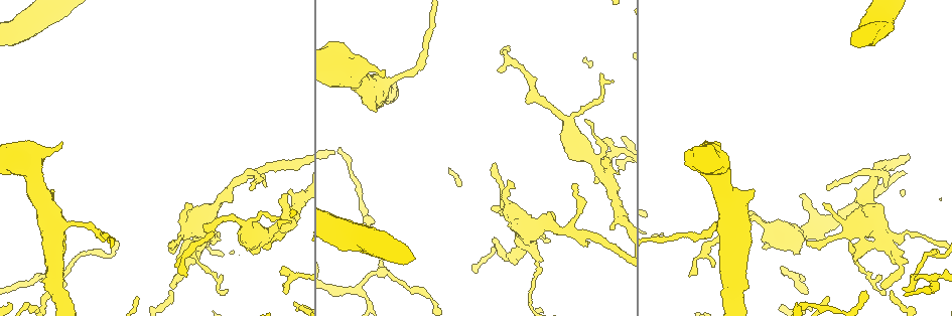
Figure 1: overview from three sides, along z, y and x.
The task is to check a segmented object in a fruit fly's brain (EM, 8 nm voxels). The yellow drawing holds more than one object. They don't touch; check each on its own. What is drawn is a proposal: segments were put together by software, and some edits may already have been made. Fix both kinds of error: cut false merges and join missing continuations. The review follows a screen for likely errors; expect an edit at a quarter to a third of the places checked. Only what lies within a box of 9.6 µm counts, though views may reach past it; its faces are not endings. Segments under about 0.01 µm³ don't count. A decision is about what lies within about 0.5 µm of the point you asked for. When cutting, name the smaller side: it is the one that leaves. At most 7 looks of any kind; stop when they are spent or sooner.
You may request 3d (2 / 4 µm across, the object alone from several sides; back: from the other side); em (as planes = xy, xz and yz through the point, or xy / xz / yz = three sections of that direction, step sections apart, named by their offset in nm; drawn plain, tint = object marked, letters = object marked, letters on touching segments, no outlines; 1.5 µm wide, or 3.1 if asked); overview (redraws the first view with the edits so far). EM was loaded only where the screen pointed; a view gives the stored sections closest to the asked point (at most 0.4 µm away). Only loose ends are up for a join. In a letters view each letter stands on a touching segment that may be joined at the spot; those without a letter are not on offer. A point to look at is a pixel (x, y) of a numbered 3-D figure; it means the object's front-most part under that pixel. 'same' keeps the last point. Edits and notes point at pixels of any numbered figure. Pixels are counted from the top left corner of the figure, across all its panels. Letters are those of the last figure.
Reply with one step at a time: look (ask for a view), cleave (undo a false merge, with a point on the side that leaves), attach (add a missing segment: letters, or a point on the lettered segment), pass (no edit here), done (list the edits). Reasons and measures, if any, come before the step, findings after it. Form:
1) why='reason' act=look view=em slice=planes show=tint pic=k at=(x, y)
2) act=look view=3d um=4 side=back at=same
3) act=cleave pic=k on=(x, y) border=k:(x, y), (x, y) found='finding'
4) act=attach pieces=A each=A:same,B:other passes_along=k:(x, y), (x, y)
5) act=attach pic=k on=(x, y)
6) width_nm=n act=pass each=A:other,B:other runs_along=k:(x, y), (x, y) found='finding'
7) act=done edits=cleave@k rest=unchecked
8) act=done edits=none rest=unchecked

act=look view=em slice=xy step=8 show=tint pic=1 at=(885, 292)

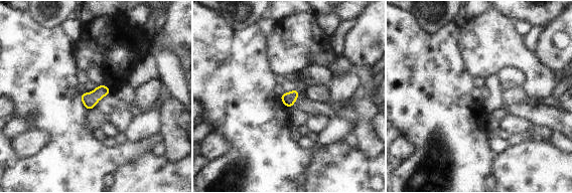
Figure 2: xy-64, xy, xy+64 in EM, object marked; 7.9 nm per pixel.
act=look view=em slice=xy step=8 show=letters at=same

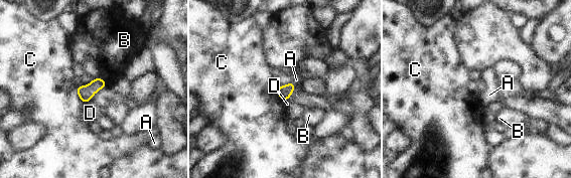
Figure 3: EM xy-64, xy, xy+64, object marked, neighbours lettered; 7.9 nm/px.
act=pass each=A:other,B:other,C:other,D:other border=3:(292, 81), (294, 91), (289, 98) found='no lettered segment goes on from it'

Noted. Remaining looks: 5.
why='thin end' act=look view=em slice=xy step=8 show=letters pic=1 at=(498, 71)

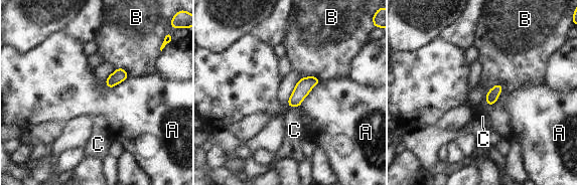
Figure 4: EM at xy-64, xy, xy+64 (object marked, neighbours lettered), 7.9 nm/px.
longest_contact=B:220nm act=attach pieces=C each=A:other,B:other,C:same found='the cell continues'

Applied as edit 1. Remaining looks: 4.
act=look view=overview

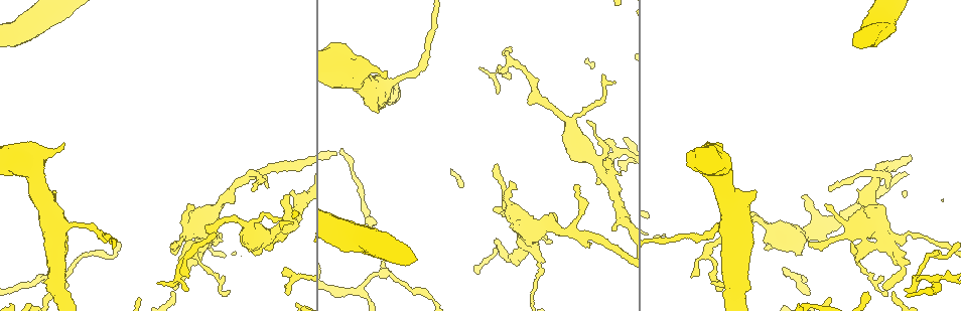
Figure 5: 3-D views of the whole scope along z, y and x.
why='branch stops here' act=look view=3d um=4 pic=5 at=(265, 249)

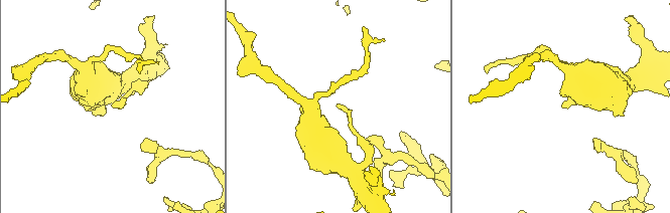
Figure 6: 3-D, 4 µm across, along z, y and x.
why='now the EM' act=look view=em slice=planes show=letters pic=6 at=(112, 106)

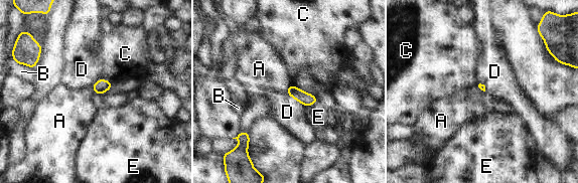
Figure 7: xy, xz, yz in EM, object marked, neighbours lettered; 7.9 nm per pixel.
longest_contact=D:200nm act=pass each=A:other,B:other,C:other,D:other,E:other found='none of them fits'

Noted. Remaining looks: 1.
act=done edits=attach@4 rest=unchecked

